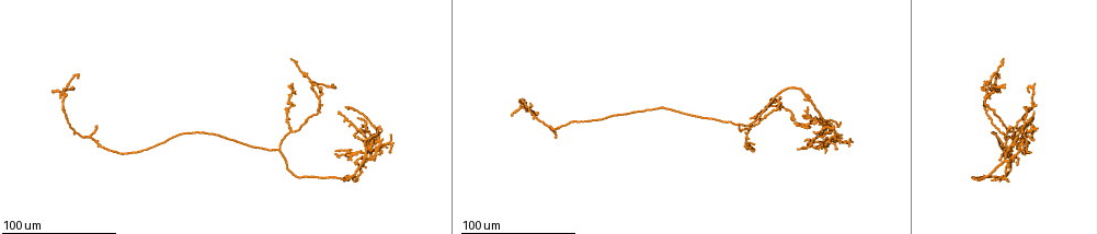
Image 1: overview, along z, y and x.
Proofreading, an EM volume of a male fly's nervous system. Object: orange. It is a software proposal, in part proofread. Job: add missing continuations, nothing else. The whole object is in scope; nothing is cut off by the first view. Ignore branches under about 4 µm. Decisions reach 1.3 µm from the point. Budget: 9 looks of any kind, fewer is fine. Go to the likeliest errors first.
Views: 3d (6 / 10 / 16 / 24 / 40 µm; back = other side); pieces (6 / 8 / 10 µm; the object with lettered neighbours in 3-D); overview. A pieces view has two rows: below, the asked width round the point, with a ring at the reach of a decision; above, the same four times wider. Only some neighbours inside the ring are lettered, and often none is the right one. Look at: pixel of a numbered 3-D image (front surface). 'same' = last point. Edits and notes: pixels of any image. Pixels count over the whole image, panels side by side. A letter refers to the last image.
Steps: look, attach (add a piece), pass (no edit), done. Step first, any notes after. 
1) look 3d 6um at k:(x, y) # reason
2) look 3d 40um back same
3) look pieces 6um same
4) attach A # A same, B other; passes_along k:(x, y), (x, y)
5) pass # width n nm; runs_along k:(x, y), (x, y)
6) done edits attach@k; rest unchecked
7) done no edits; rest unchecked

look 3d 40um at 1:(982, 176) # branch stops here

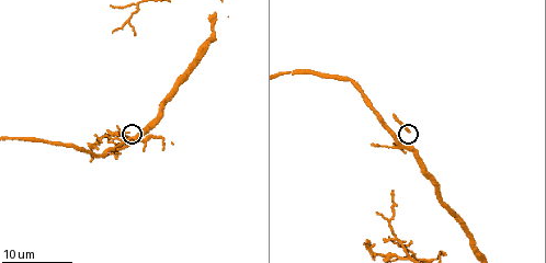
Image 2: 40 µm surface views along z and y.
look 3d 10um at 2:(408, 132) # zoom in

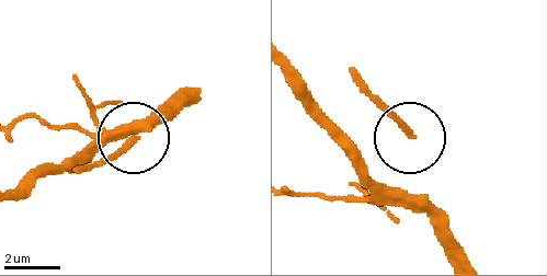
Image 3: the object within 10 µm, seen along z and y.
look pieces 8um at 3:(408, 132)

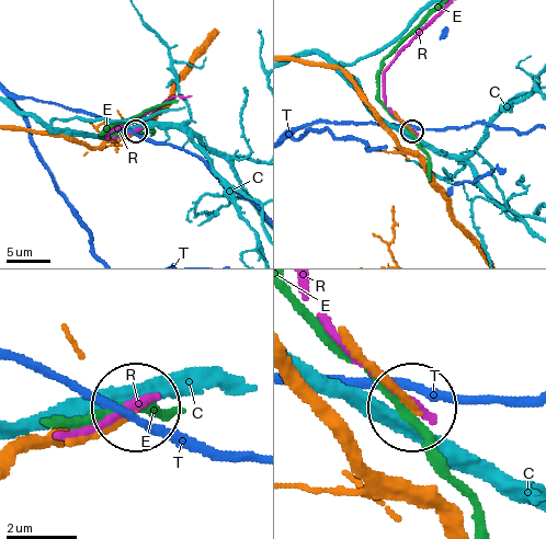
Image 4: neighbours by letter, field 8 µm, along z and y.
pass # C other, E other, R other, T other; runs_along 4:(15, 127), (60, 134), (93, 147), (135, 133); none of them fits

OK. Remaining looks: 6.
look 3d 16um at 2:(393, 192) # an open end

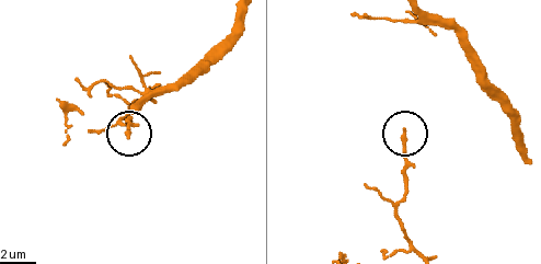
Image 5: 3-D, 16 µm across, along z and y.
look pieces 8um at 5:(404, 134) # what lies round it

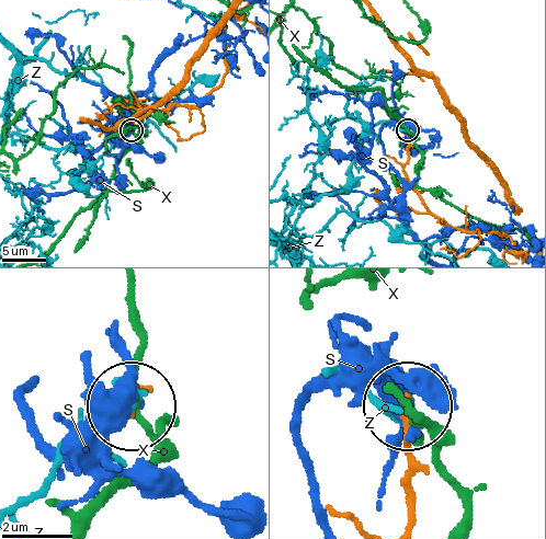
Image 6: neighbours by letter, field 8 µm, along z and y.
pass # width 230 nm; S other, X other, Z other; no lettered piece goes on from it

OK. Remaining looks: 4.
look 3d 40um at 1:(1007, 140) # tapers out

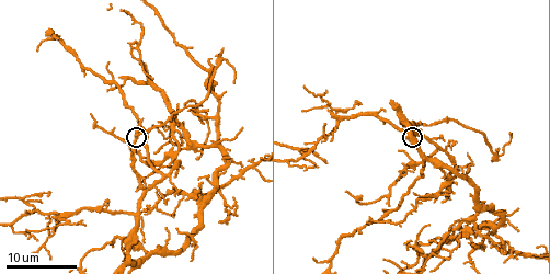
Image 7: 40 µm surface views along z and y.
look pieces 6um at 7:(140, 120)

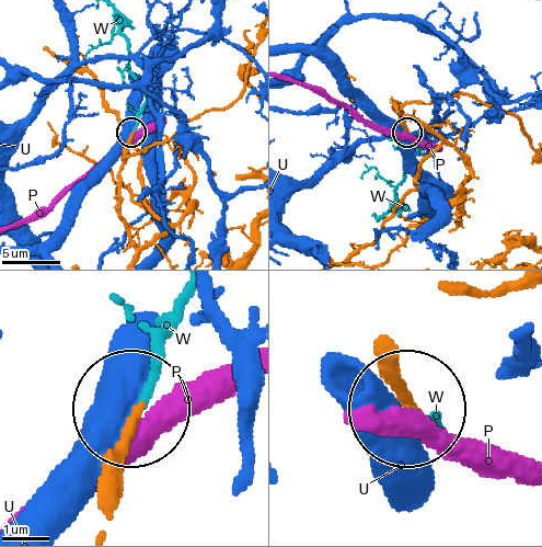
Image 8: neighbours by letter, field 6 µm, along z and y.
attach W # width 170 nm; P other, U other, W same; passes_along 8:(99, 475), (150, 392), (154, 345), (177, 298); the neuron continues

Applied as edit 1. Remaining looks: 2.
done edits attach@8; rest unchecked

